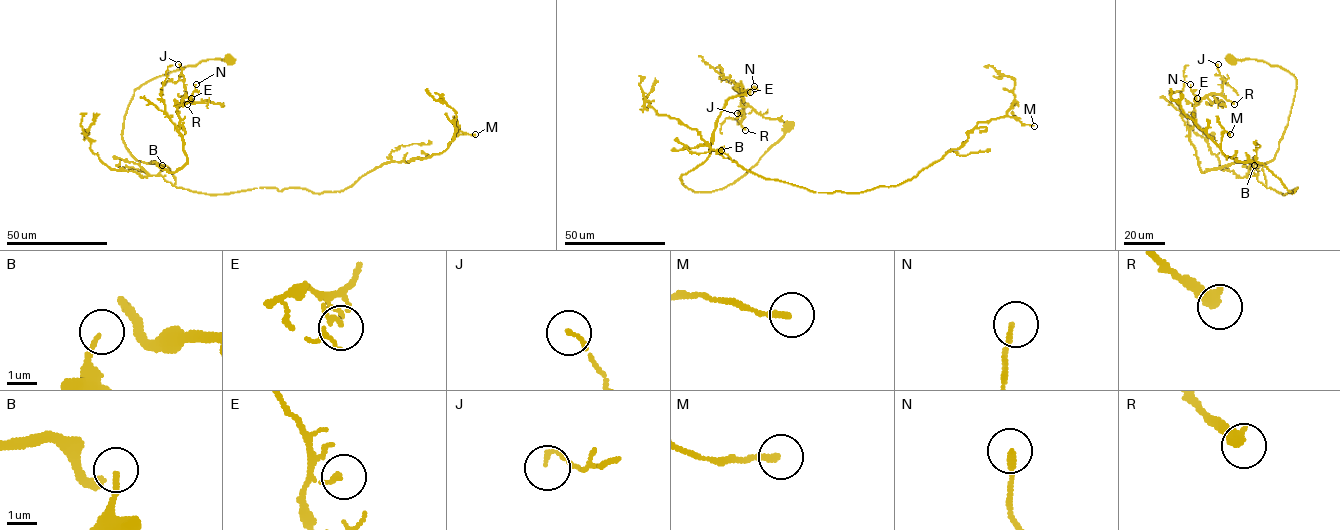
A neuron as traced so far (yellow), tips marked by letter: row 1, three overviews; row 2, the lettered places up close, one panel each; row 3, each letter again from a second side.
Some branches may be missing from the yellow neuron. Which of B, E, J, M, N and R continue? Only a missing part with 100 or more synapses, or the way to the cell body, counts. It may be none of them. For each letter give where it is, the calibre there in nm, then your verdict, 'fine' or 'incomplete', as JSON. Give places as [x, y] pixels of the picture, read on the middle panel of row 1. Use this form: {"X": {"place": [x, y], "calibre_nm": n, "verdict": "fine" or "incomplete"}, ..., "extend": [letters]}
{"B": {"place": [721, 150], "calibre_nm": 100, "verdict": "fine"}, "E": {"place": [750, 92], "calibre_nm": 140, "verdict": "fine"}, "J": {"place": [737, 113], "calibre_nm": 110, "verdict": "fine"}, "M": {"place": [1034, 126], "calibre_nm": 200, "verdict": "fine"}, "N": {"place": [754, 86], "calibre_nm": 150, "verdict": "fine"}, "R": {"place": [745, 130], "calibre_nm": 420, "verdict": "fine"}, "extend": []}

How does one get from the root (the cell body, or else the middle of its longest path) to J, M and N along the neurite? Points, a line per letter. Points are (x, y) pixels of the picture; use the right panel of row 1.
J: (1231, 59), (1296, 78), (1269, 162), (1200, 170), (1189, 130), (1194, 106), (1222, 92), (1218, 64)
M: (1231, 59), (1296, 78), (1274, 158), (1255, 163), (1267, 188), (1296, 190), (1262, 163), (1227, 159), (1230, 134)
N: (1231, 59), (1264, 61), (1296, 78), (1288, 125), (1270, 161), (1202, 172), (1189, 138), (1196, 104), (1190, 84)

